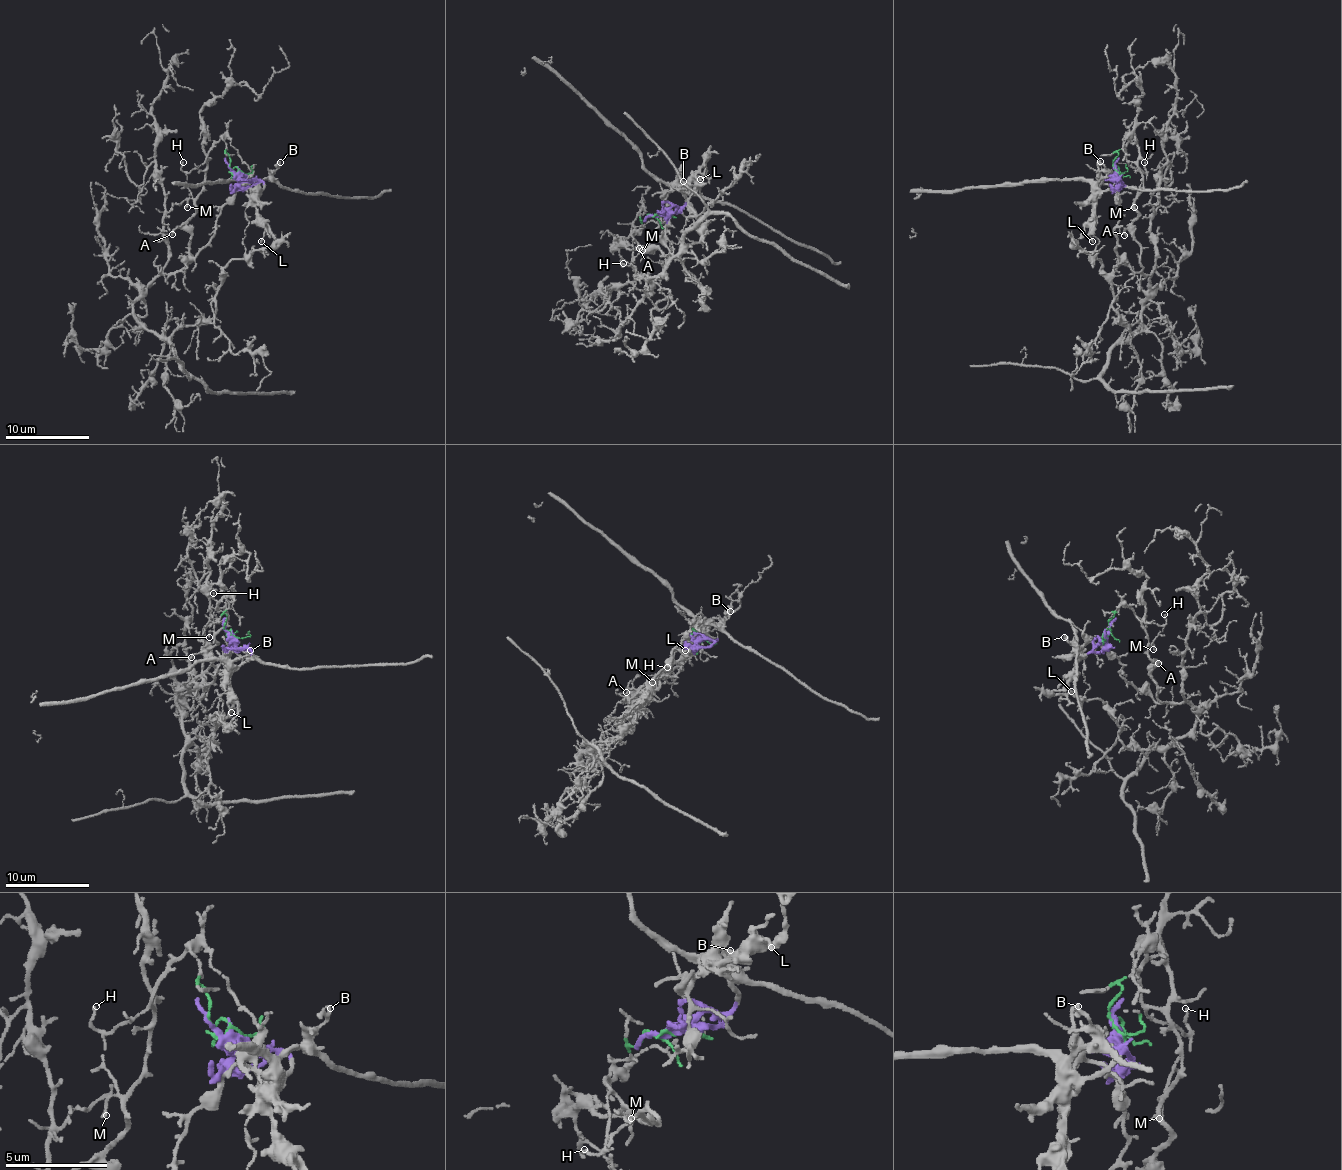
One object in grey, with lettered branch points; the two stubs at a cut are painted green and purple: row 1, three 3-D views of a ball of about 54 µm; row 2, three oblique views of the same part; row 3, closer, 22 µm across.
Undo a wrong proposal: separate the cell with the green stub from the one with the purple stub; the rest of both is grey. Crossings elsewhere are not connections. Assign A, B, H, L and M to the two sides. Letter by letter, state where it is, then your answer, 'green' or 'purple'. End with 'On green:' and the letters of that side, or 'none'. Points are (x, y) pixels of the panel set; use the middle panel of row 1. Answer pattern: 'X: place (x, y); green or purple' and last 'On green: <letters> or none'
A: place (639, 248); green
B: place (683, 181); purple
H: place (623, 263); green
L: place (700, 179); purple
M: place (642, 250); green
On green: A, H, M

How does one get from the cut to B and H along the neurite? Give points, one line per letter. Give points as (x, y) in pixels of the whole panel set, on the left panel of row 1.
B: (234, 173), (248, 181), (262, 181), (260, 191), (258, 185), (281, 162)
H: (236, 173), (225, 139), (214, 144), (199, 165), (183, 172), (182, 161)

